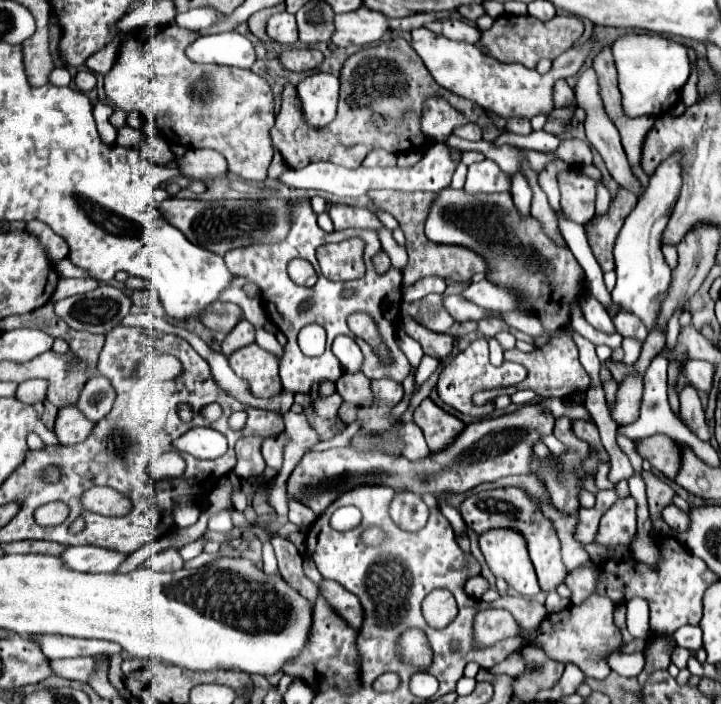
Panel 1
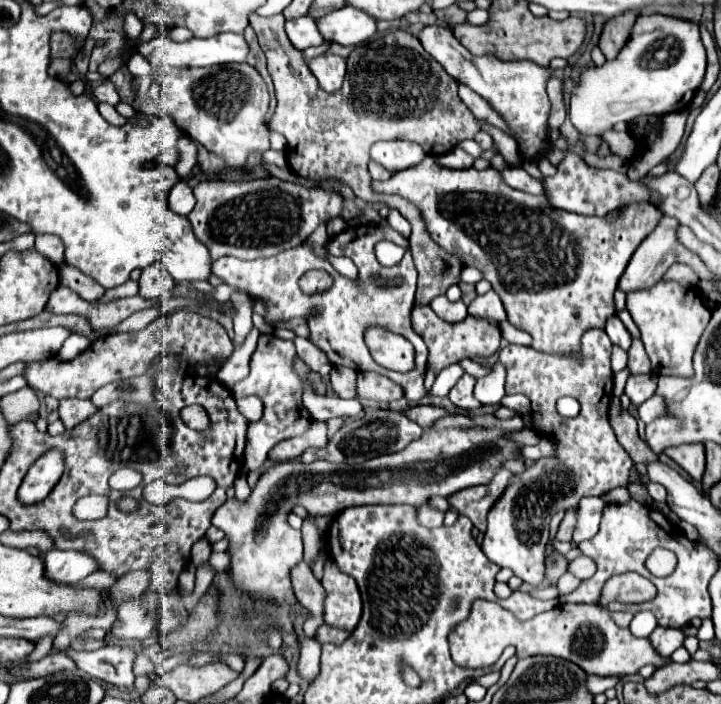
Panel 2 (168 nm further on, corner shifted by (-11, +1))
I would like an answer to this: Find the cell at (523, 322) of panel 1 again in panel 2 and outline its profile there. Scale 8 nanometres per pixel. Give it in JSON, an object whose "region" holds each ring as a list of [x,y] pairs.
{"region":[[[490,289],[486,295],[478,295],[470,305],[468,305],[468,313],[480,319],[488,319],[488,321],[504,321],[506,319],[506,311],[502,307],[500,297]]]}

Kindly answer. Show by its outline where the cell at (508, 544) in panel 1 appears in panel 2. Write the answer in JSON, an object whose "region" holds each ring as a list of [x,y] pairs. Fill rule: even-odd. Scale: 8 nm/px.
{"region":[[[588,329],[582,337],[582,361],[574,361],[570,357],[556,357],[534,351],[522,345],[506,345],[500,349],[500,361],[506,367],[506,393],[522,393],[530,399],[532,419],[540,435],[548,435],[556,443],[556,455],[534,461],[520,475],[512,477],[512,485],[504,491],[504,497],[492,505],[488,513],[488,529],[484,533],[482,551],[484,555],[500,565],[508,567],[522,581],[530,585],[538,585],[544,579],[544,547],[548,543],[548,525],[554,513],[566,511],[578,505],[578,501],[586,495],[604,495],[614,487],[628,485],[630,469],[634,467],[626,449],[618,443],[614,429],[608,421],[608,405],[612,401],[612,369],[610,369],[610,353],[612,341],[604,333],[604,329]],[[560,397],[576,397],[580,403],[580,413],[576,417],[562,417],[556,411],[556,401]]]}

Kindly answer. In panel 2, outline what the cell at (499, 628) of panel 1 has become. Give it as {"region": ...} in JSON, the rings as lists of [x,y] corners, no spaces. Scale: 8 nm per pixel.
{"region":[[[480,599],[480,601],[472,603],[472,613],[468,615],[468,621],[464,621],[464,625],[456,625],[456,629],[448,635],[448,643],[450,643],[450,653],[452,653],[452,659],[456,661],[456,665],[470,667],[470,669],[494,665],[498,661],[498,657],[502,655],[504,647],[508,647],[508,645],[516,647],[518,659],[532,657],[532,655],[552,655],[552,657],[560,657],[560,659],[568,659],[572,663],[576,663],[578,667],[582,667],[590,675],[622,675],[622,677],[626,677],[626,675],[638,673],[648,663],[652,663],[656,667],[664,667],[664,665],[672,663],[671,658],[660,657],[652,649],[648,639],[638,639],[628,629],[618,627],[610,619],[610,613],[602,607],[602,603],[600,605],[560,603],[556,609],[540,613],[540,615],[520,623],[510,611],[506,611],[498,603]]]}

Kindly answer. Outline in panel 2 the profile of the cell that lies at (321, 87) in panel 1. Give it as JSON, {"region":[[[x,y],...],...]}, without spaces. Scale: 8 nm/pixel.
{"region":[[[320,55],[310,61],[310,71],[316,75],[324,91],[336,91],[344,81],[346,59],[340,55]]]}

